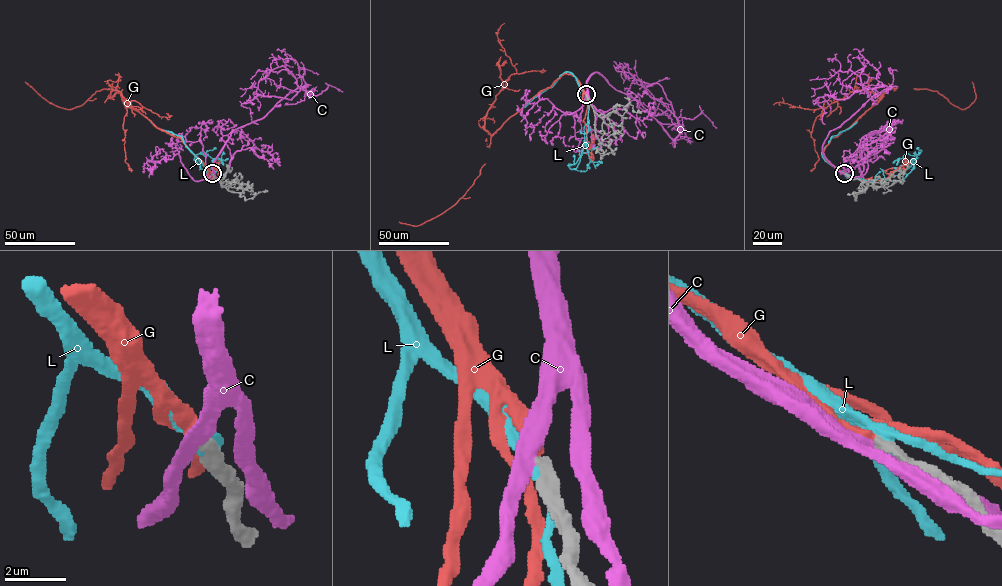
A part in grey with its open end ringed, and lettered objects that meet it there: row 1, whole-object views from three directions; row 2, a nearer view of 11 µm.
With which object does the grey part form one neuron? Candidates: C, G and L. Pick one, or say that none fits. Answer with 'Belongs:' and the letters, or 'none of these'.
Belongs: G

